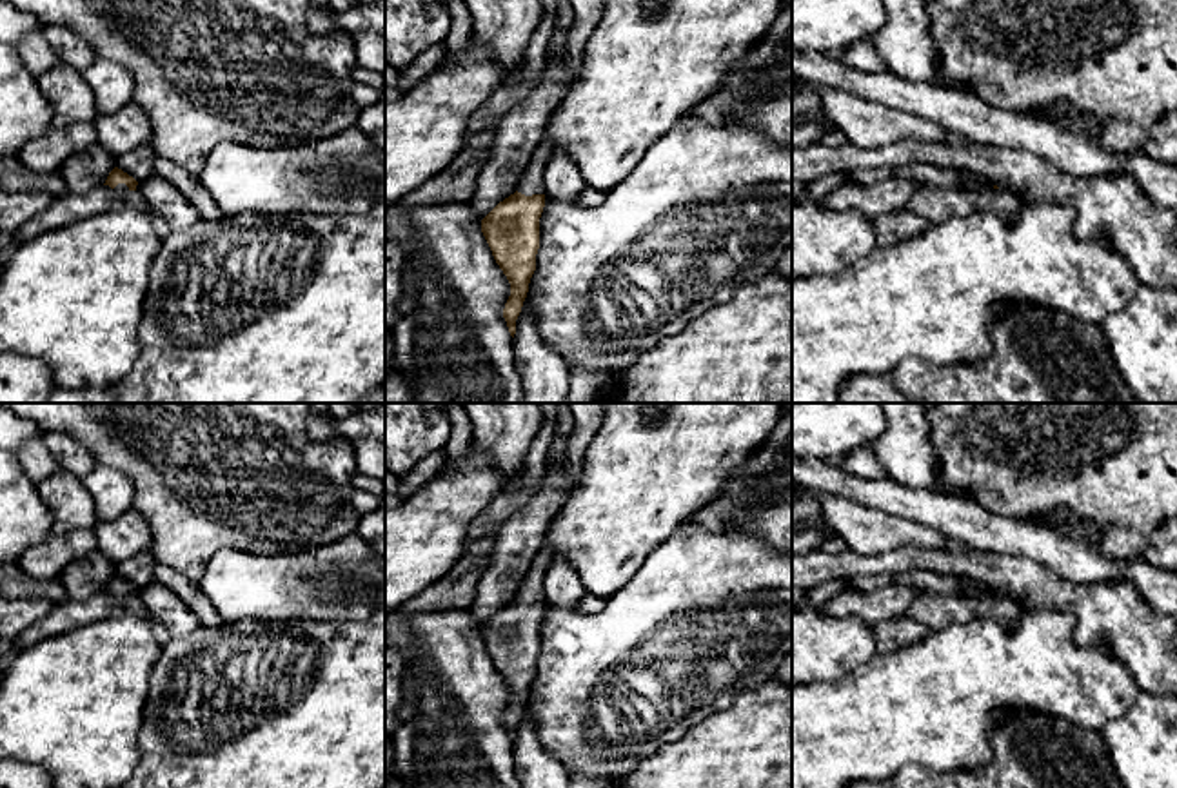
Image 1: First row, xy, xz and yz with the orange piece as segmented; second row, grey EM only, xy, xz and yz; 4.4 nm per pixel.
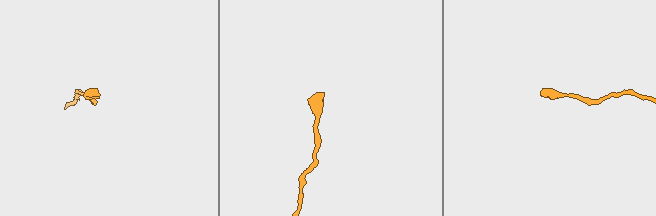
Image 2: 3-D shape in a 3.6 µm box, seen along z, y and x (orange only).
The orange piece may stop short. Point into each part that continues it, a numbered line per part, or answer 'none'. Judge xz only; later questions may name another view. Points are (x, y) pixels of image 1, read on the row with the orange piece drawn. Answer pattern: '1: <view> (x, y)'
1: xz (533, 182)

